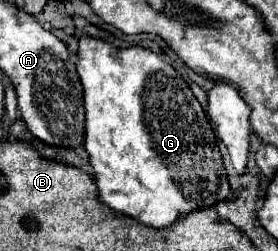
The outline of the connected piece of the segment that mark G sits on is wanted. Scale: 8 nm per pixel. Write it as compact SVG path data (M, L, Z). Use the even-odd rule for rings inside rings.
M81 38L77 72L85 92L85 150L89 152L95 168L101 202L123 216L159 230L169 228L179 216L199 208L217 206L221 200L229 198L231 188L215 132L189 84L173 70L171 64L145 48L135 46L121 50L97 38Z

